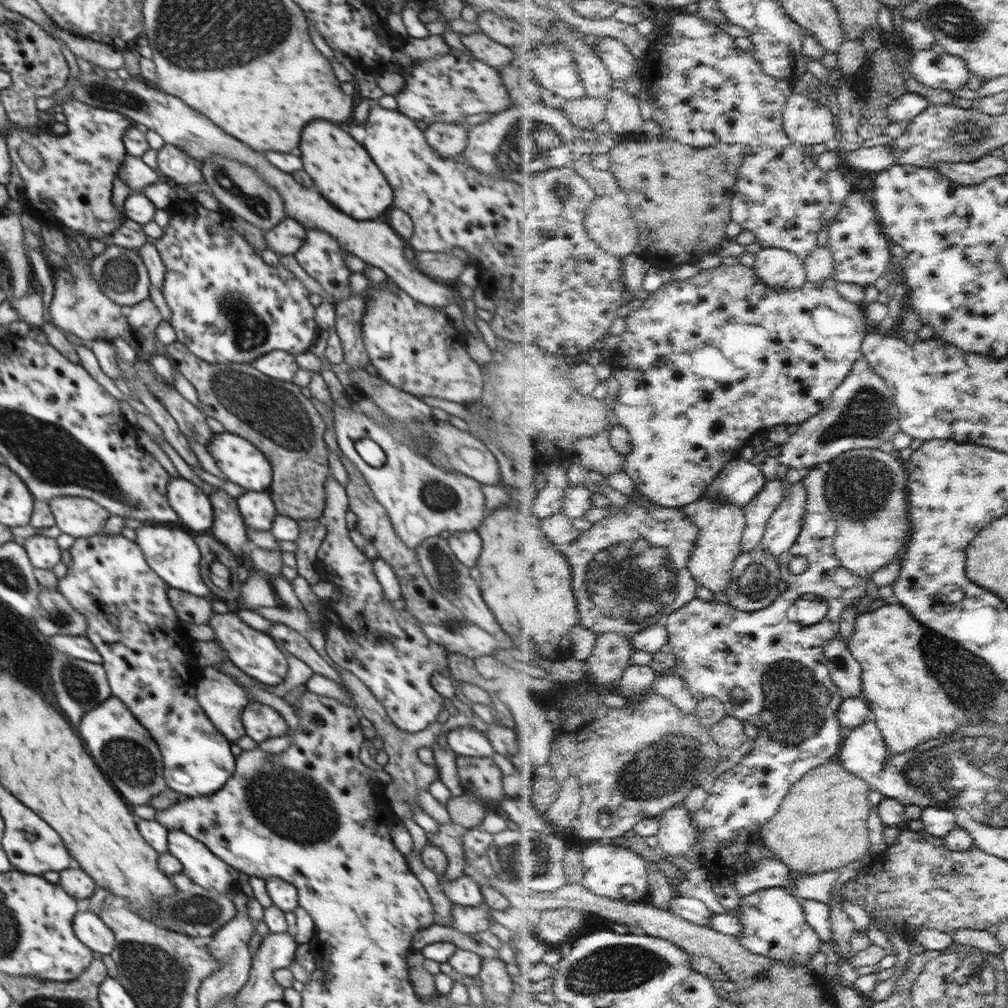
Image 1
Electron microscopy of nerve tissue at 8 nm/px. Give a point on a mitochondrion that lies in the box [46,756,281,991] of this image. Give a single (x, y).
(197, 912)

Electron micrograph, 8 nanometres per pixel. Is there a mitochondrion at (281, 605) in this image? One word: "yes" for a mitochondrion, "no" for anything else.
no

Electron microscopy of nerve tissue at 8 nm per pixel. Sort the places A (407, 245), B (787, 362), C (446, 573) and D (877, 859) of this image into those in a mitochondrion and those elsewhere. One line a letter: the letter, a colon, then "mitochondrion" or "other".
A: other
B: other
C: mitochondrion
D: other

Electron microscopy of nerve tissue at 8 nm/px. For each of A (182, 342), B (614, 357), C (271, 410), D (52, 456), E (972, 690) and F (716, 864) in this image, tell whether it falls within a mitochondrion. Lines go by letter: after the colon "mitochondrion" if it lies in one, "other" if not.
A: other
B: other
C: mitochondrion
D: mitochondrion
E: mitochondrion
F: other

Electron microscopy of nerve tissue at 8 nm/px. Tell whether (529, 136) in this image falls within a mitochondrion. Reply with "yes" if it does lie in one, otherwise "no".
yes

